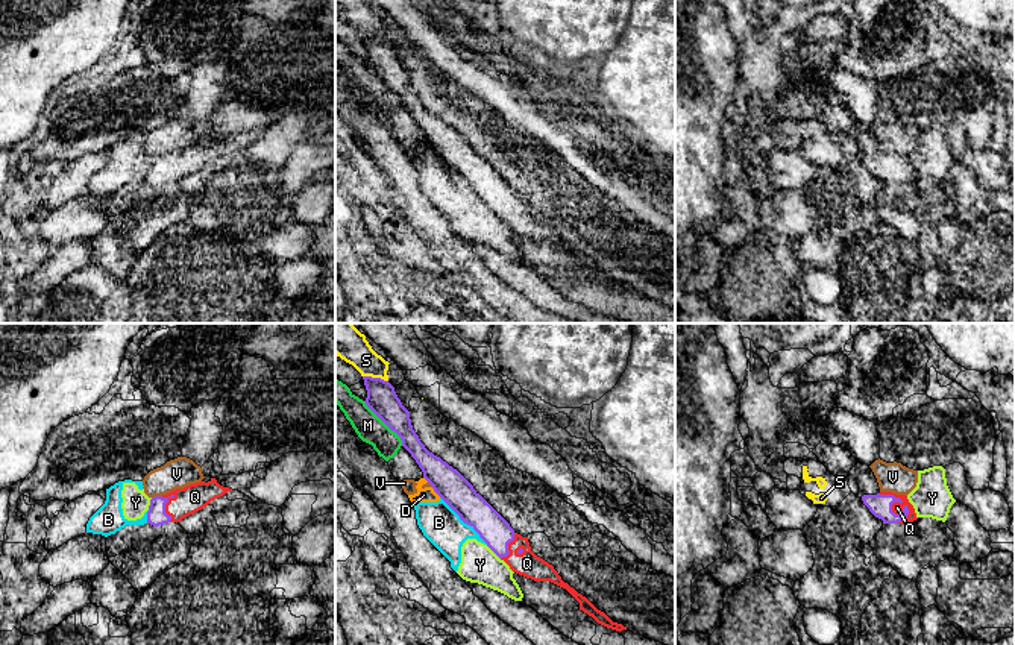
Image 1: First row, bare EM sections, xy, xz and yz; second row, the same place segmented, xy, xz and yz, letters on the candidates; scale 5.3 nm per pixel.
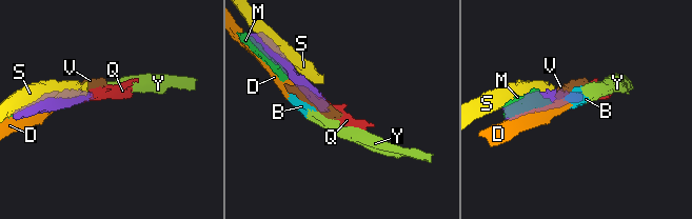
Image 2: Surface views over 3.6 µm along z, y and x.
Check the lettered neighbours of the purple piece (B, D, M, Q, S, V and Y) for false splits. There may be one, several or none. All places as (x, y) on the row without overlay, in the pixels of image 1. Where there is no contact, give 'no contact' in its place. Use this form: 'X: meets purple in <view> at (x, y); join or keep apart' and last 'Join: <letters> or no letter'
B: meets purple in xz at (463, 181); keep apart
D: meets purple in xz at (436, 152); keep apart
M: meets purple in xz at (386, 84); keep apart
Q: meets purple in yz at (891, 166); join
S: meets purple in xz at (375, 38); keep apart
V: meets purple in xy at (157, 157); keep apart
Y: meets purple in xz at (493, 211); keep apart
Join: Q

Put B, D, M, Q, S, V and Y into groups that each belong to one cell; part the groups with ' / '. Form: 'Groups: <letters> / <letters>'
Groups: B D Y / M V / Q / S

